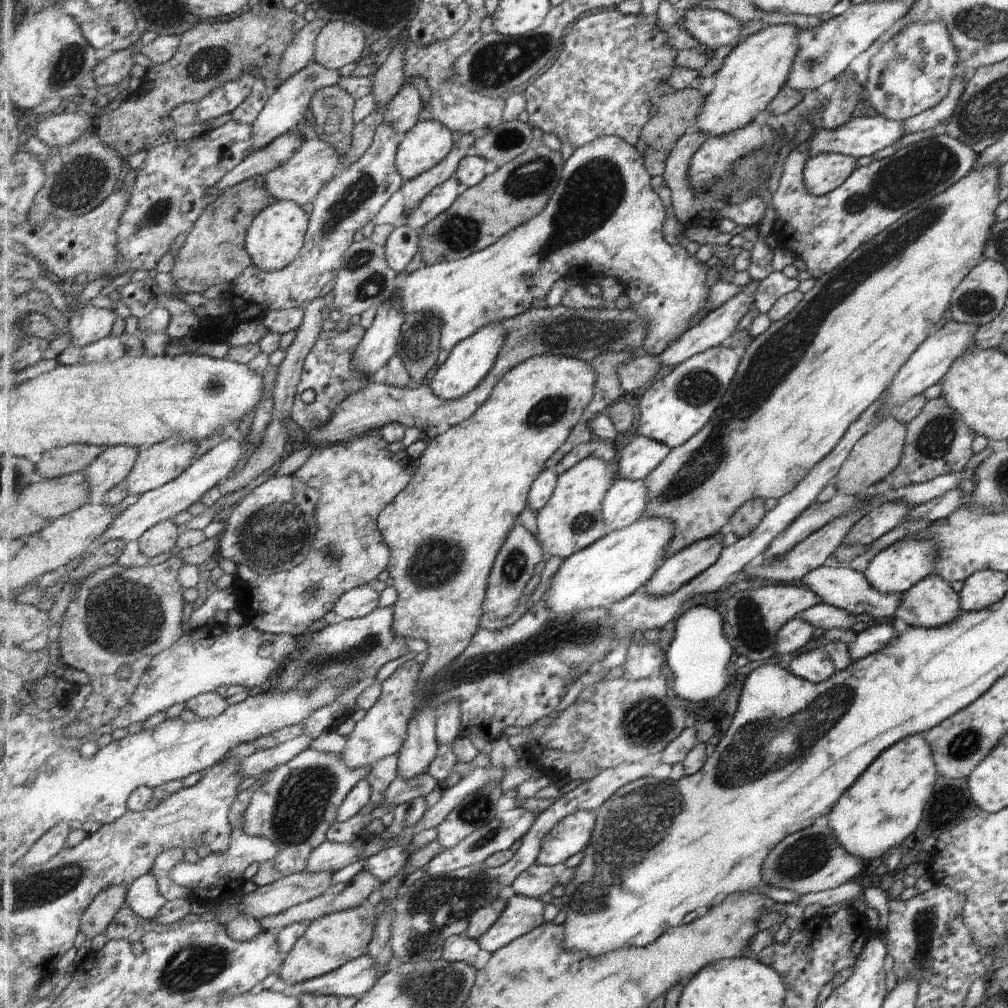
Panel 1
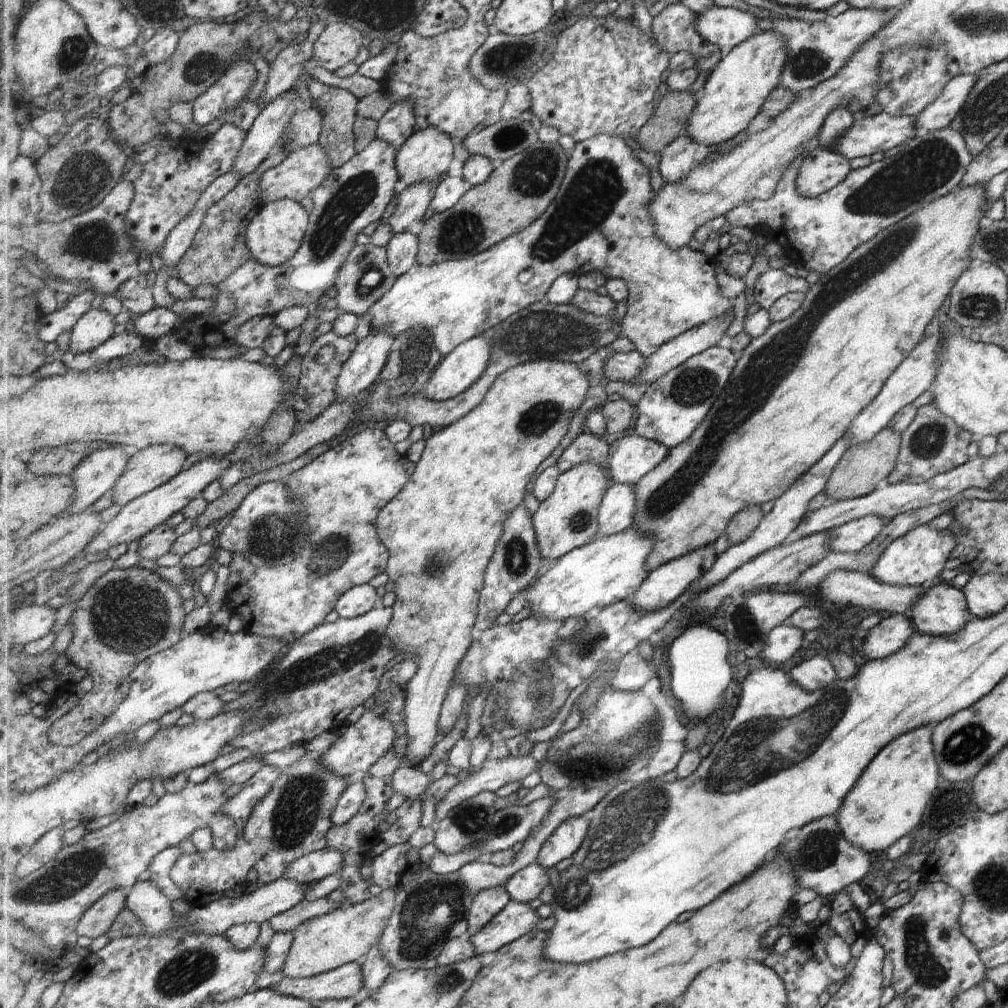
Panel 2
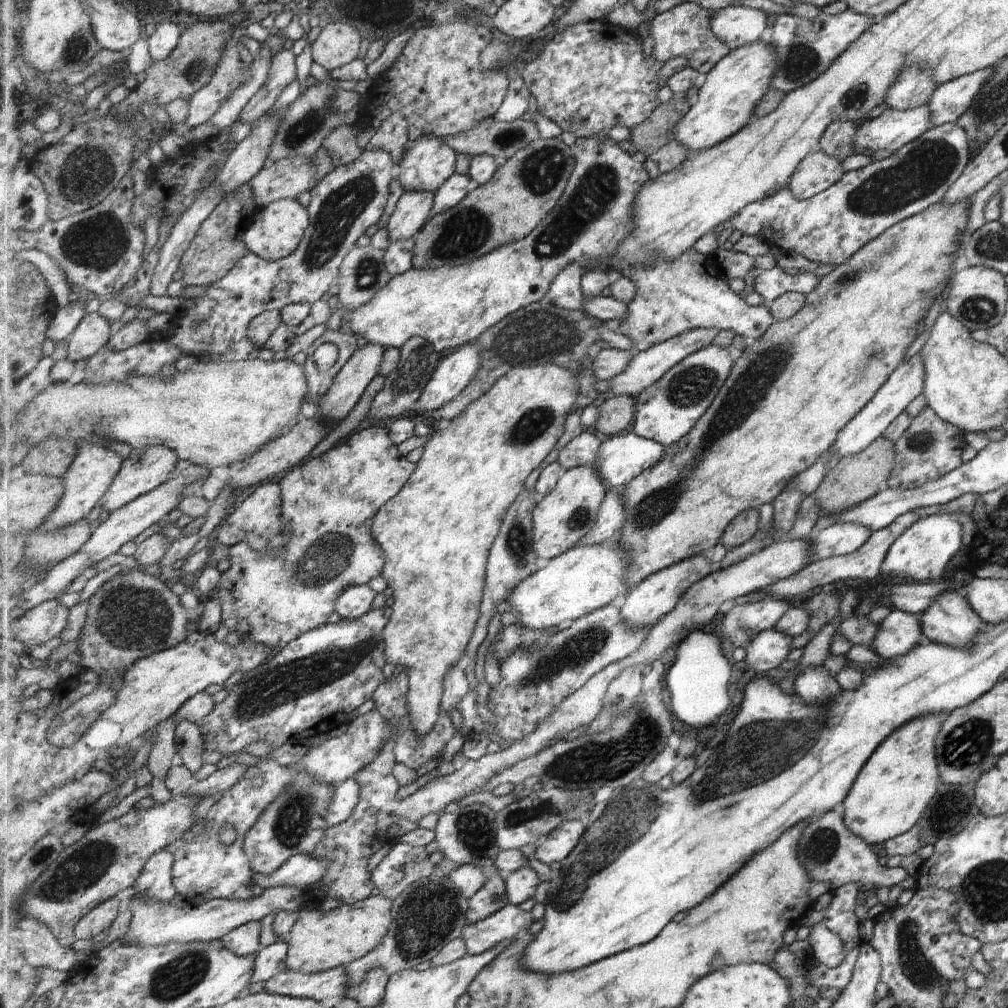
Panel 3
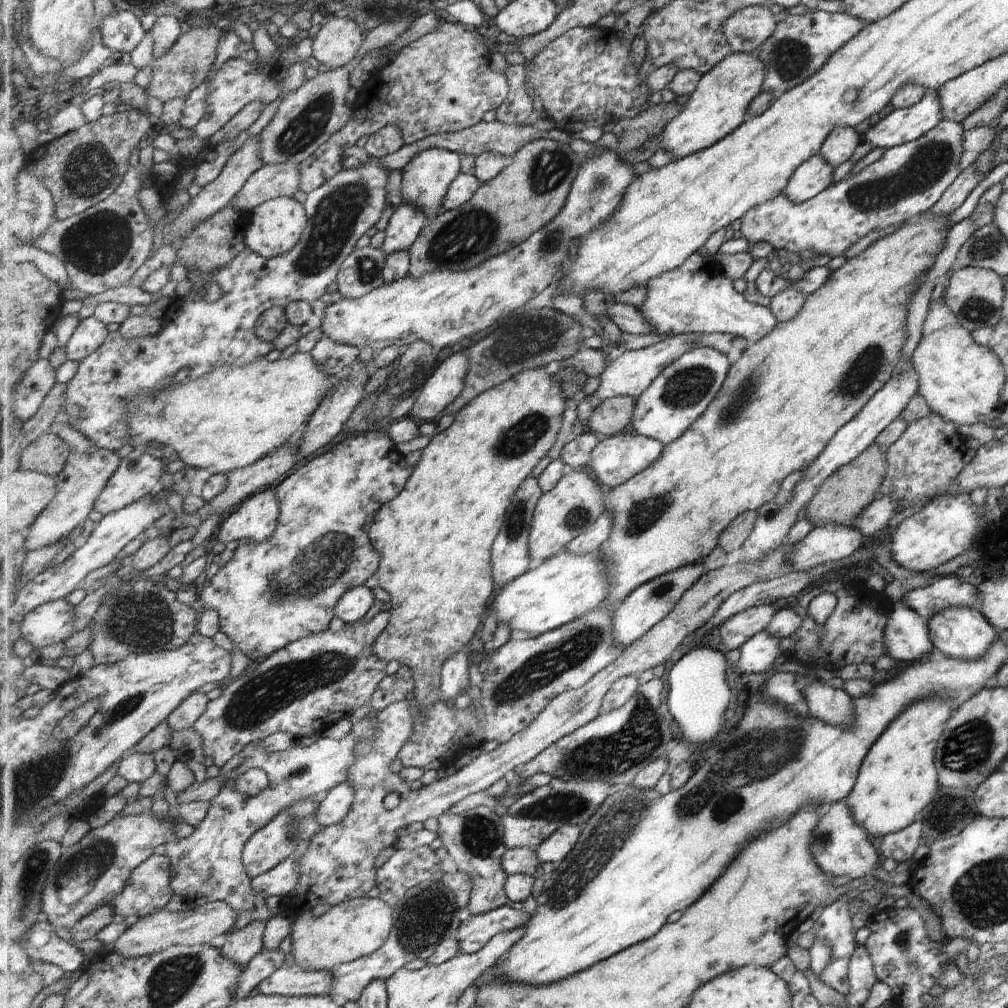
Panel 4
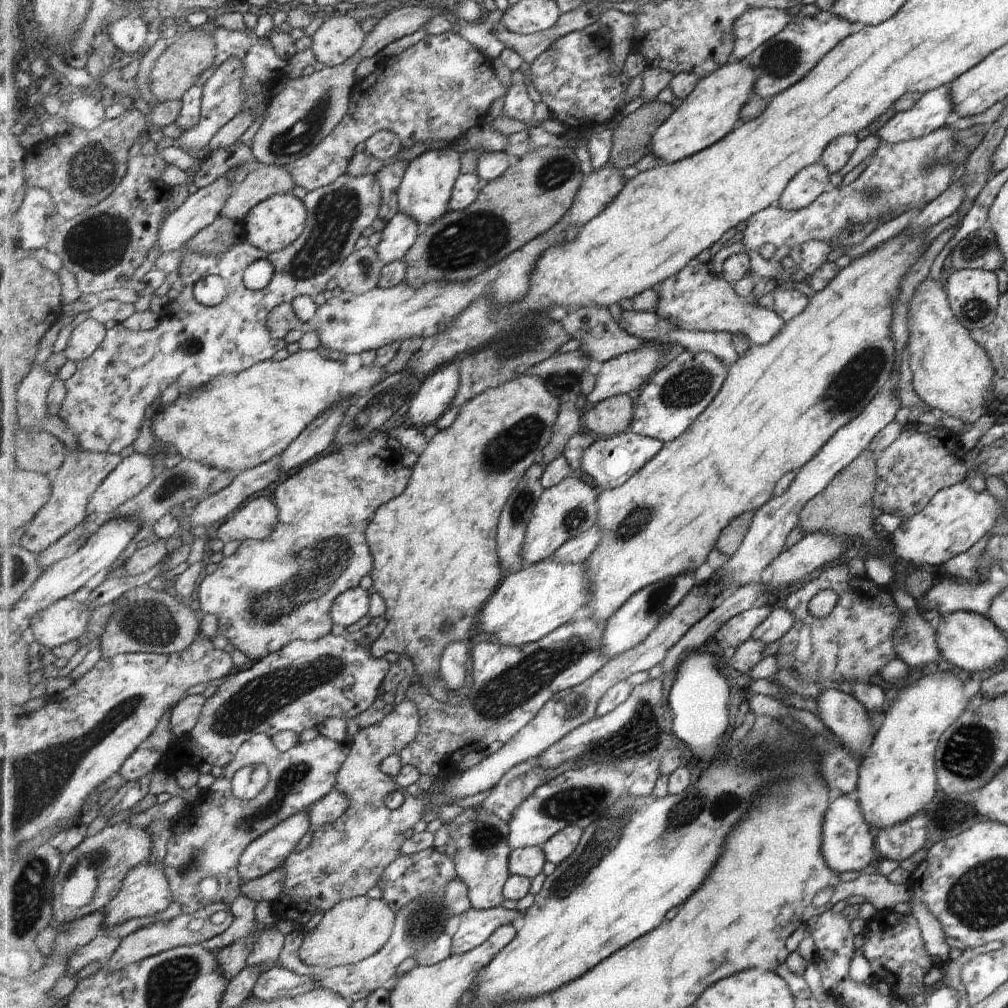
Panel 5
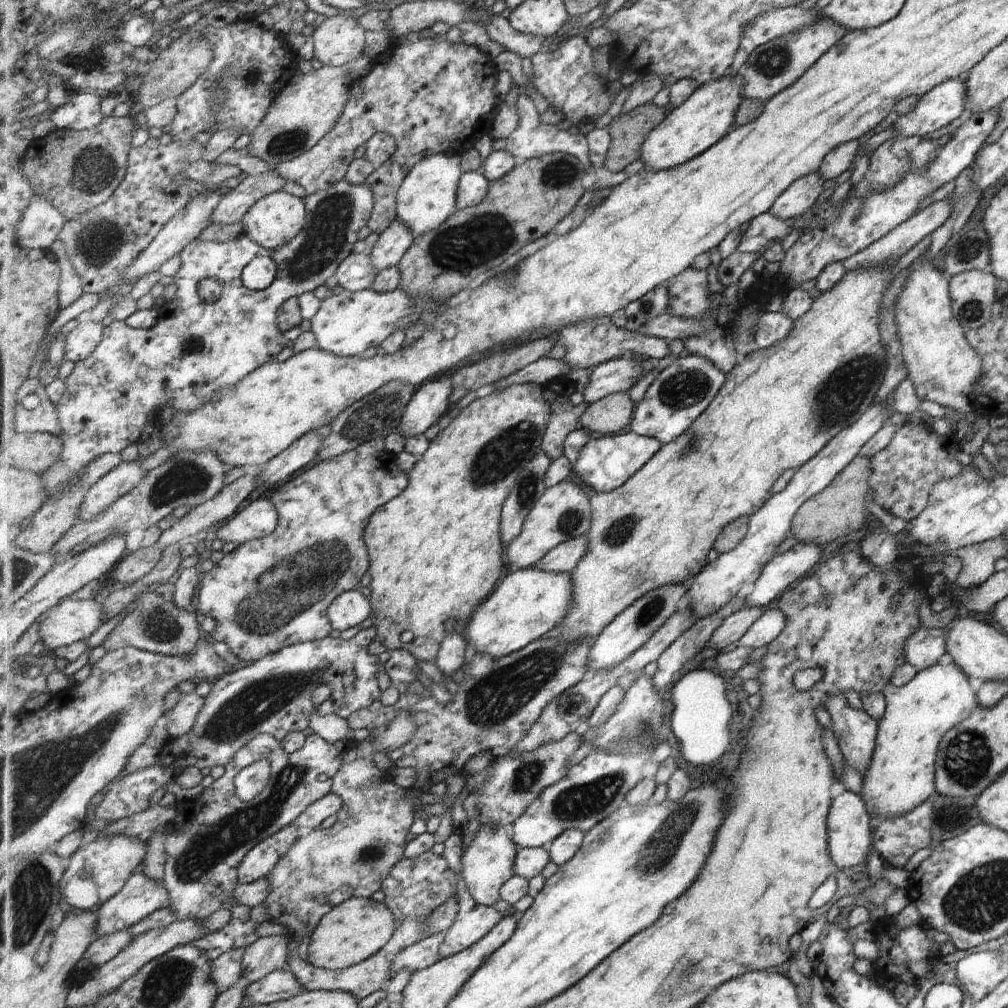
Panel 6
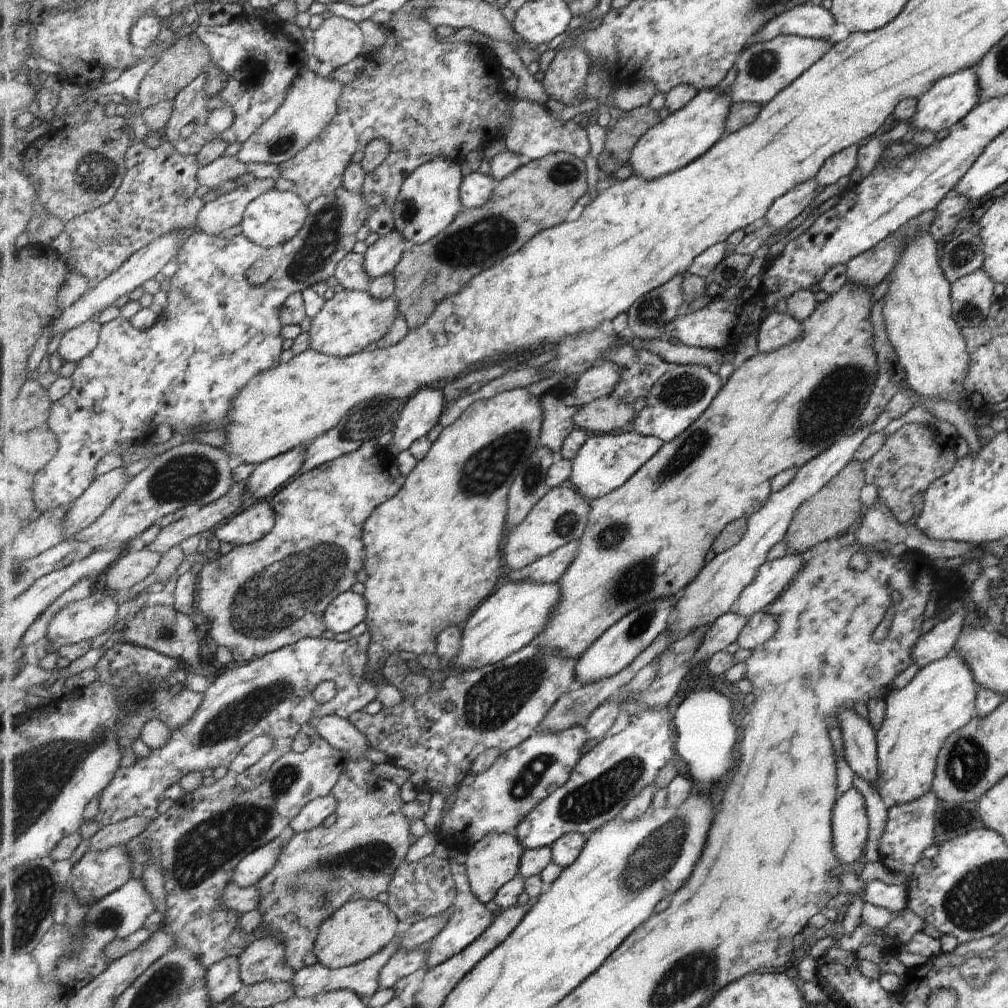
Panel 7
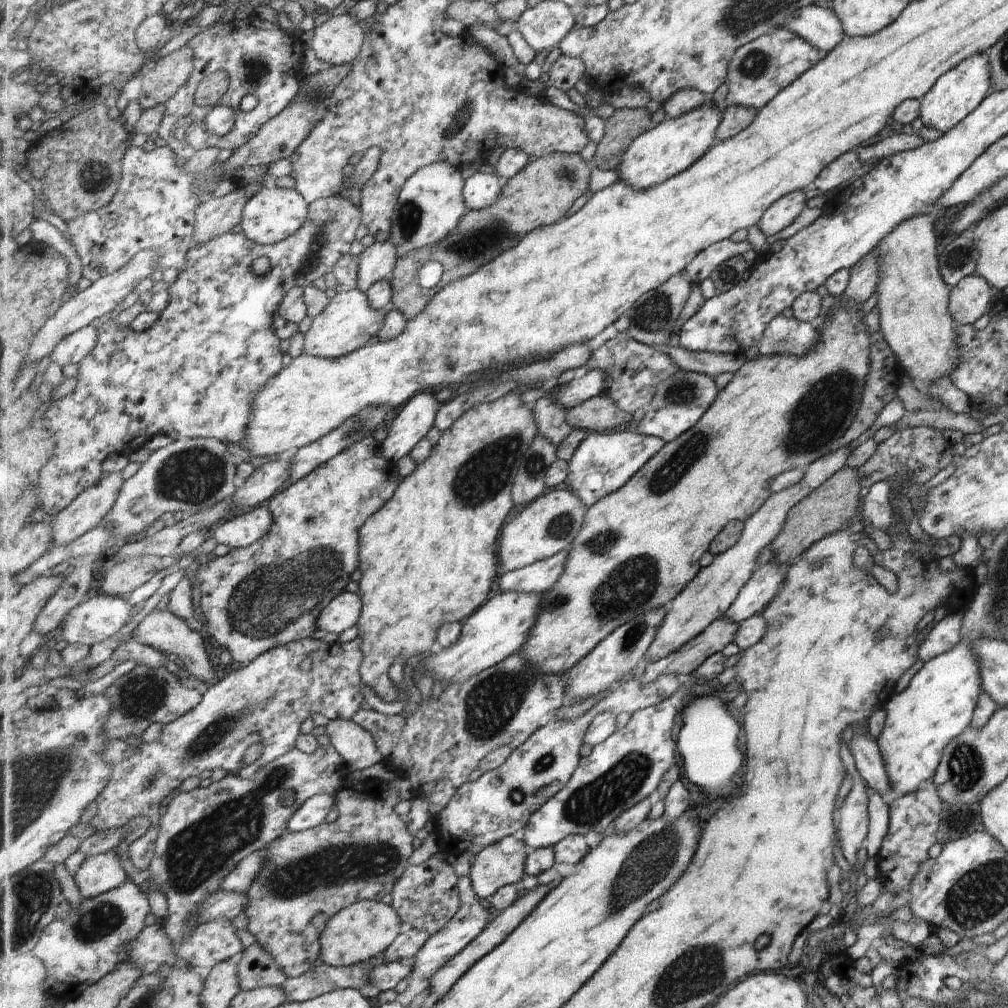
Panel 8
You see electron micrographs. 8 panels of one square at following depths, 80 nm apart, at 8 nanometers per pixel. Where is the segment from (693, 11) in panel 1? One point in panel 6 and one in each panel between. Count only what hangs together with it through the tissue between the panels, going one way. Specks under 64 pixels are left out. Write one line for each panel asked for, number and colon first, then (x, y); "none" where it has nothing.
2: (723, 26)
3: (736, 26)
4: (749, 28)
5: (757, 26)
6: (767, 26)

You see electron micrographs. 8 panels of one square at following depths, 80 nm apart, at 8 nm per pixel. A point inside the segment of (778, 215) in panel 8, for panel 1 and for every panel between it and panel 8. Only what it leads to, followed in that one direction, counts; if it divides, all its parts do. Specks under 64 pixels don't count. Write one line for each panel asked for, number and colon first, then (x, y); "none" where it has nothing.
1: (820, 175)
2: (819, 170)
3: (817, 171)
4: (815, 175)
5: (812, 180)
6: (801, 195)
7: (784, 209)

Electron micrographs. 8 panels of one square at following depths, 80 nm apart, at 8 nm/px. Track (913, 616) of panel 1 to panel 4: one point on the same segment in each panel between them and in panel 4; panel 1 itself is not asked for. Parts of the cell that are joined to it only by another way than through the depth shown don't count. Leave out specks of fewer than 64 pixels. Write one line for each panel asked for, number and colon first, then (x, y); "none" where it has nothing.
2: (940, 609)
3: (948, 619)
4: (956, 631)

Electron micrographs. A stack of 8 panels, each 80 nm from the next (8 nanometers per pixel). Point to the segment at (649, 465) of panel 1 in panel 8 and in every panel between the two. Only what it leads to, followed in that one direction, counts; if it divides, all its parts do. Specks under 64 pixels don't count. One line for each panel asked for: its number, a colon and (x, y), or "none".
2: (631, 458)
3: (623, 458)
4: (615, 460)
5: (611, 462)
6: (608, 461)
7: (605, 462)
8: (605, 462)

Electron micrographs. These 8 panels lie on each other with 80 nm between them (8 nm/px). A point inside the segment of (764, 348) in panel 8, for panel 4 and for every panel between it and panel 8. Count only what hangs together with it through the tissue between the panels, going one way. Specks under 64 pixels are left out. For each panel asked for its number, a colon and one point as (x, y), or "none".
4: (699, 297)
5: (695, 299)
6: (771, 327)
7: (779, 329)

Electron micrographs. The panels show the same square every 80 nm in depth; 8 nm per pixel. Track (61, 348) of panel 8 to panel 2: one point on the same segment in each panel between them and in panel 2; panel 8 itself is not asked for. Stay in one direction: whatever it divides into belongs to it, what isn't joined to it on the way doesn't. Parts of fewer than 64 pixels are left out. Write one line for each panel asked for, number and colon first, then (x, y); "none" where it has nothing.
2: (97, 326)
3: (94, 332)
4: (91, 334)
5: (86, 338)
6: (82, 341)
7: (76, 344)

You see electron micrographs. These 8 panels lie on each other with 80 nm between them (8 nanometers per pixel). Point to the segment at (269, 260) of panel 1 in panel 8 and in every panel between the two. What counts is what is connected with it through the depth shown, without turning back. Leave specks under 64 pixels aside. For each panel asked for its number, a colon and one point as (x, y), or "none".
2: (275, 235)
3: (278, 228)
4: (277, 225)
5: (276, 223)
6: (277, 219)
7: (276, 217)
8: (272, 215)

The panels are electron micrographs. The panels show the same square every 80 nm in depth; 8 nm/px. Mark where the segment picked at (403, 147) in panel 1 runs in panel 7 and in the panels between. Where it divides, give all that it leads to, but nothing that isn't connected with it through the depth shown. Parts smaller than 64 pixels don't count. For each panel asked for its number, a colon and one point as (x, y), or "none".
2: (426, 155)
3: (429, 161)
4: (425, 180)
5: (425, 192)
6: (428, 196)
7: (430, 200)

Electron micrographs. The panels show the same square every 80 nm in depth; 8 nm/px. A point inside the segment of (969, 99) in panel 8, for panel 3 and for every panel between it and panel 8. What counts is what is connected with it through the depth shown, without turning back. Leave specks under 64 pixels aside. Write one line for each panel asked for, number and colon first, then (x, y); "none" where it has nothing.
3: (891, 129)
4: (900, 125)
5: (932, 109)
6: (943, 103)
7: (950, 98)

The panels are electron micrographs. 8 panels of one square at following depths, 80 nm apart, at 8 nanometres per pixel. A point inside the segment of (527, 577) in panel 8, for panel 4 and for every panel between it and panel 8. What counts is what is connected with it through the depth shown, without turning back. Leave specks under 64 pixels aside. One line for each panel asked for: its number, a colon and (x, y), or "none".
4: (592, 540)
5: (577, 550)
6: (563, 559)
7: (549, 569)

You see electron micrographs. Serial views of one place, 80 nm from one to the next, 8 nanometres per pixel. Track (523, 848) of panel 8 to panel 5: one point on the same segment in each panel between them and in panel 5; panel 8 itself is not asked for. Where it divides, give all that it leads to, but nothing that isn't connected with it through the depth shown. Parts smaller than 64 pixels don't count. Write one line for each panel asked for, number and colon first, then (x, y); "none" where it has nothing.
5: (482, 850)
6: (488, 862)
7: (493, 861)

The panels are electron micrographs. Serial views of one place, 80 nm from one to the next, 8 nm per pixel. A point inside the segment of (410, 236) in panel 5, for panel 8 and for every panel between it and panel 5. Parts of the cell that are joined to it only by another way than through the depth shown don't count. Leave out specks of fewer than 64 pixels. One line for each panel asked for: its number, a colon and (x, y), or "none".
6: (392, 245)
7: (381, 258)
8: (377, 262)

